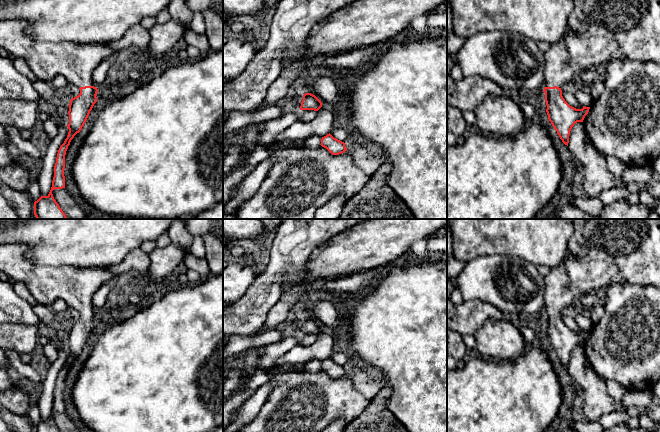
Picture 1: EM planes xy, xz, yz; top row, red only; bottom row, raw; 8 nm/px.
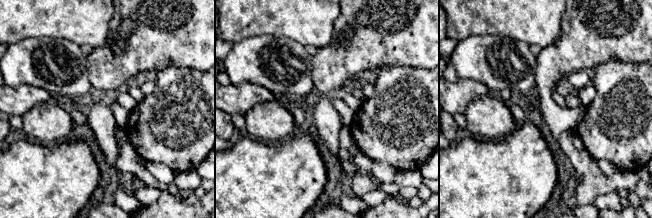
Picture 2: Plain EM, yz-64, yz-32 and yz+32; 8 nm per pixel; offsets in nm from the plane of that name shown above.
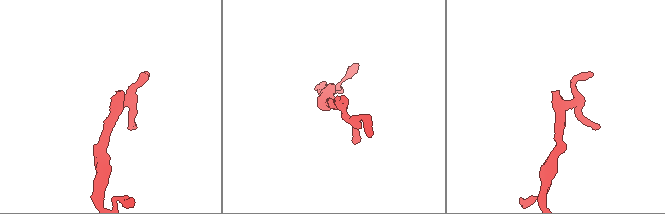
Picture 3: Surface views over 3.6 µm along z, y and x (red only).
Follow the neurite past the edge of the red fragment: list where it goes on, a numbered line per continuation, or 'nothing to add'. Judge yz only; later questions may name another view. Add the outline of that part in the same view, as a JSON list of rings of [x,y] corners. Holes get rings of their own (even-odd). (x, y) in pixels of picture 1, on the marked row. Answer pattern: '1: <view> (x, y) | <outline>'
1: yz (598, 31) | [[[573,0],[573,9],[568,17],[566,31],[563,37],[558,42],[550,44],[549,49],[544,53],[544,57],[545,87],[557,86],[559,88],[562,88],[566,83],[577,81],[582,71],[598,65],[606,65],[616,58],[660,64],[660,0]]]

